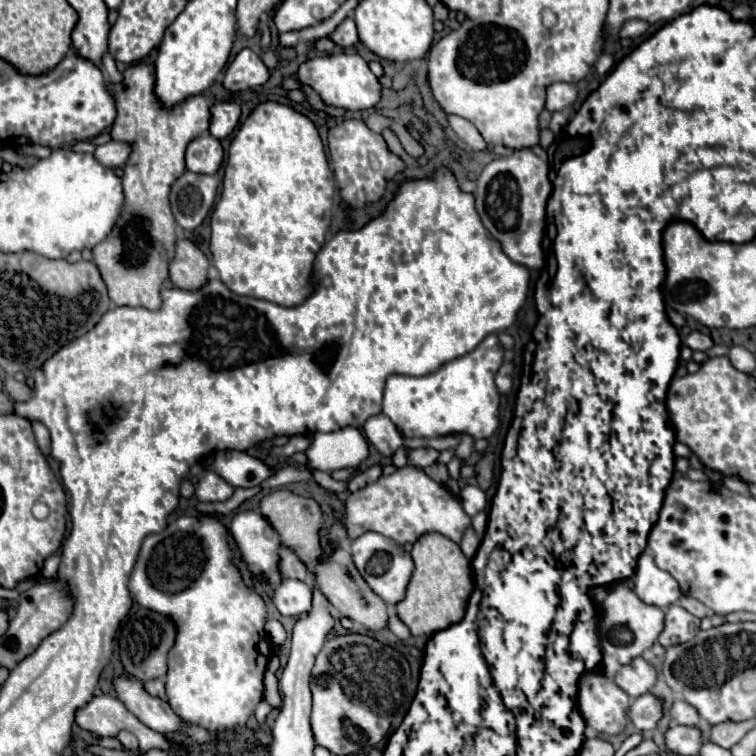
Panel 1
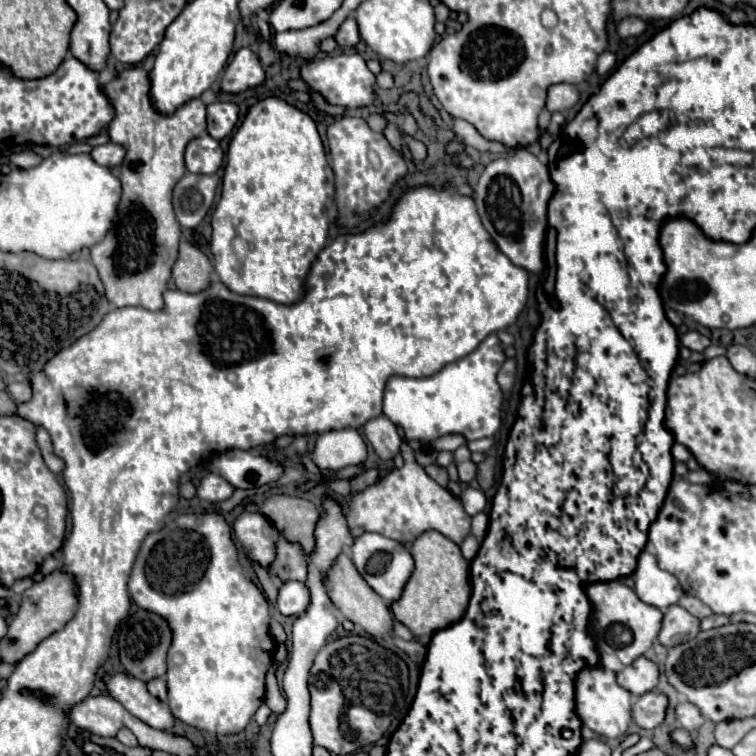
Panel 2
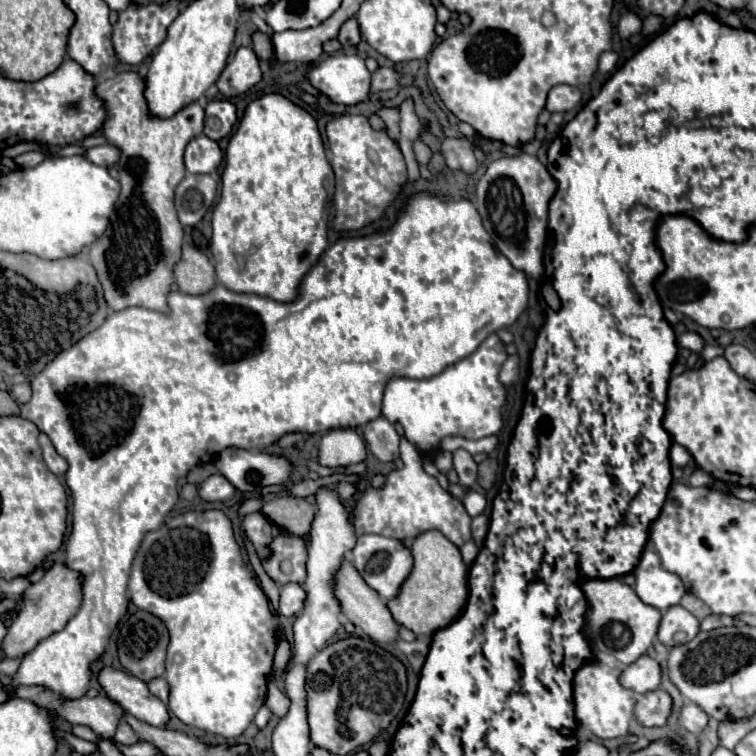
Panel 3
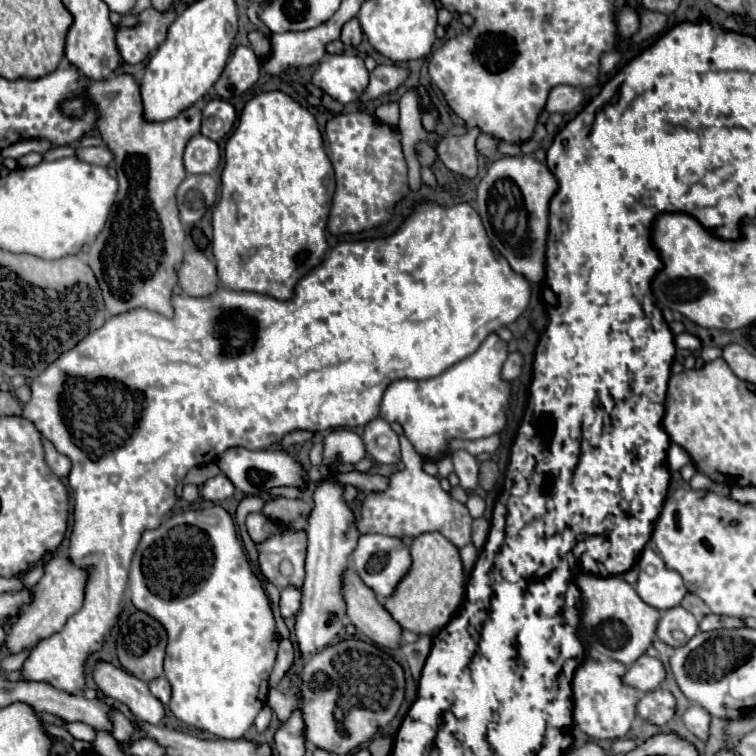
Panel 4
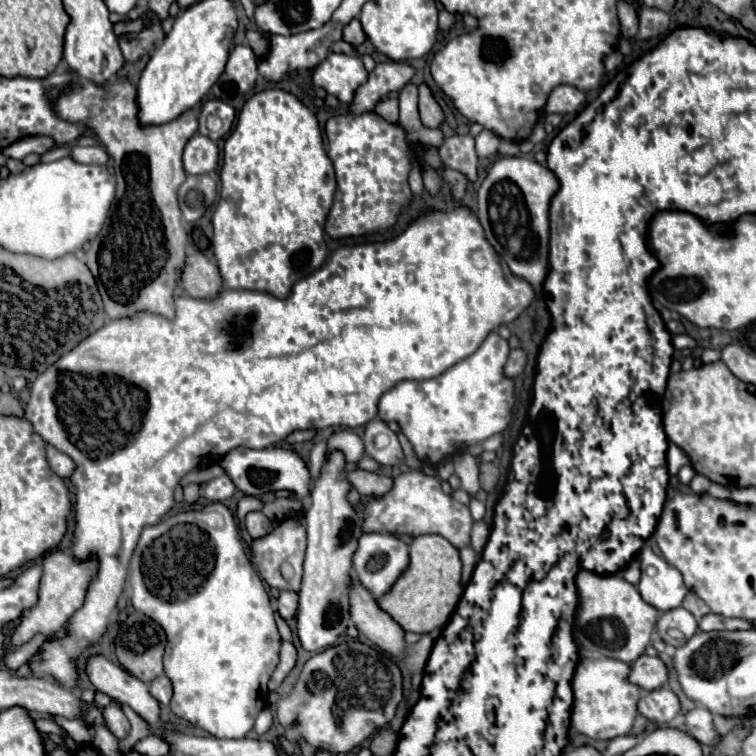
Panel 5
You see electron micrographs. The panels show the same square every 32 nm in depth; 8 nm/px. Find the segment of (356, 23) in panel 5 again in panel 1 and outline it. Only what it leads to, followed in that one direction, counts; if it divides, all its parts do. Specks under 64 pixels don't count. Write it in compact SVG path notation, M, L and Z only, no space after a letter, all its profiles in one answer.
M346 16L342 20L342 24L330 34L330 40L342 48L350 48L354 44L358 44L358 32L356 32L356 24L350 16Z

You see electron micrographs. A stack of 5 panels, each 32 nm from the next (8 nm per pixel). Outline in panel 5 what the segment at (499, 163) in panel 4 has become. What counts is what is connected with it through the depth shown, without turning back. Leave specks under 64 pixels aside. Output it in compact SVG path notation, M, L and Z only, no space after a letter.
M504 156L488 170L478 188L478 218L488 242L510 270L540 288L548 274L548 208L558 190L556 176L534 158Z

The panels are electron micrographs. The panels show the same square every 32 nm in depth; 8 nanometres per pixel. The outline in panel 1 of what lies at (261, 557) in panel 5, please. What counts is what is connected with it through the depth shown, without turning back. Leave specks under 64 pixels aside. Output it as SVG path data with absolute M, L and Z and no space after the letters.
M284 548L280 550L280 574L282 578L296 578L296 580L306 580L308 570L304 566L304 562L300 562L300 558L296 558L296 554L292 554L292 550Z

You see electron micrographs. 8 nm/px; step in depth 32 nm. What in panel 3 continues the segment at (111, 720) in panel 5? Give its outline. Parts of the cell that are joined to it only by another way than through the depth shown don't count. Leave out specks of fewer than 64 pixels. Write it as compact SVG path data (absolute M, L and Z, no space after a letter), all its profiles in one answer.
M120 722L118 730L116 730L116 736L114 736L114 740L122 742L122 744L126 744L126 746L130 746L130 744L136 744L136 742L138 742L136 734L132 734L132 728L130 728L126 722Z

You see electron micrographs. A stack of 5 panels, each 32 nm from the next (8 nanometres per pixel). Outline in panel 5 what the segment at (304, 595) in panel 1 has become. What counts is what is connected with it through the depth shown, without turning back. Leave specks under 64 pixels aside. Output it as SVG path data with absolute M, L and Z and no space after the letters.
M282 590L280 598L278 598L278 612L280 612L280 616L284 620L290 620L290 618L294 618L296 608L298 608L298 592Z

